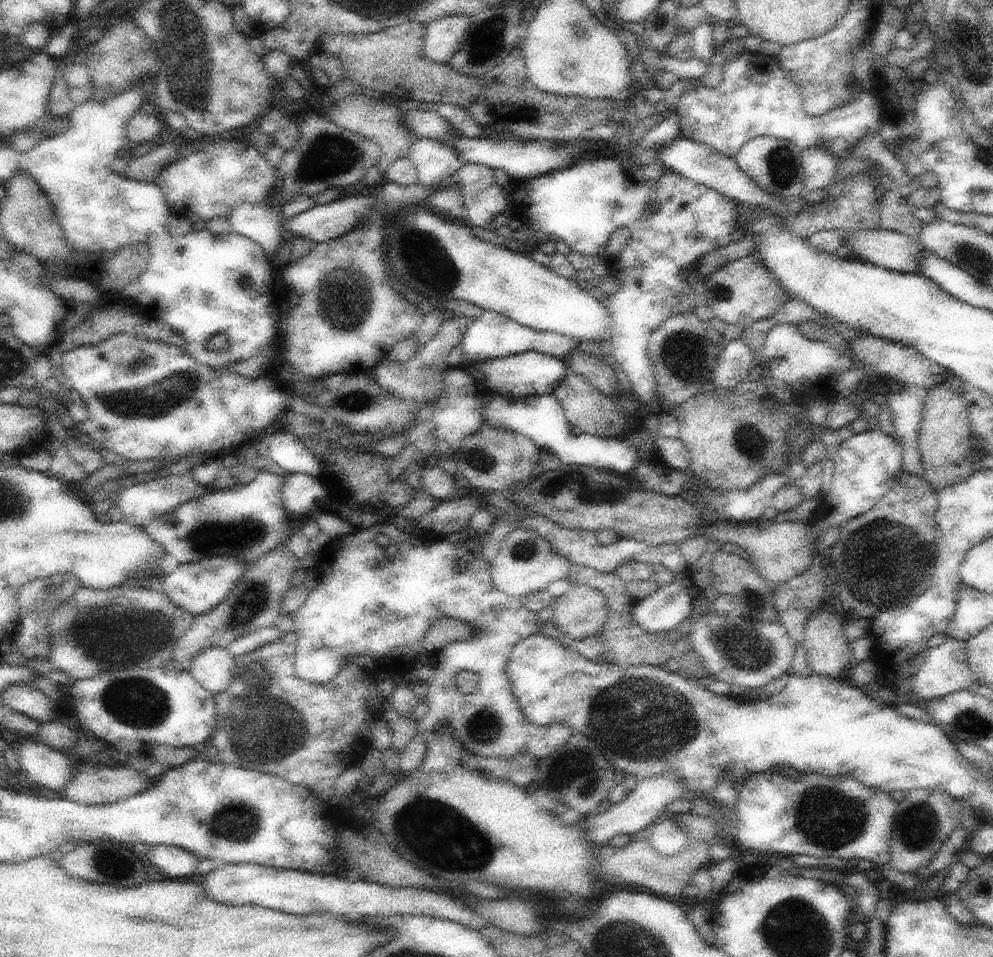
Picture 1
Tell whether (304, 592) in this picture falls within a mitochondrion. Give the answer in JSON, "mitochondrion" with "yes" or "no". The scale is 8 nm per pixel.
{"mitochondrion":"no"}

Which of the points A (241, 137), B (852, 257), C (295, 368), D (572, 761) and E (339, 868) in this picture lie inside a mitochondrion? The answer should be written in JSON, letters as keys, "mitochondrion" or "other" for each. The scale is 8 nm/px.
{"A":"other","B":"other","C":"other","D":"other","E":"other"}

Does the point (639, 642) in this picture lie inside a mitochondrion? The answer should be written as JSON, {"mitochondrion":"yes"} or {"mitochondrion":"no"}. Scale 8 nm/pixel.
{"mitochondrion":"no"}

